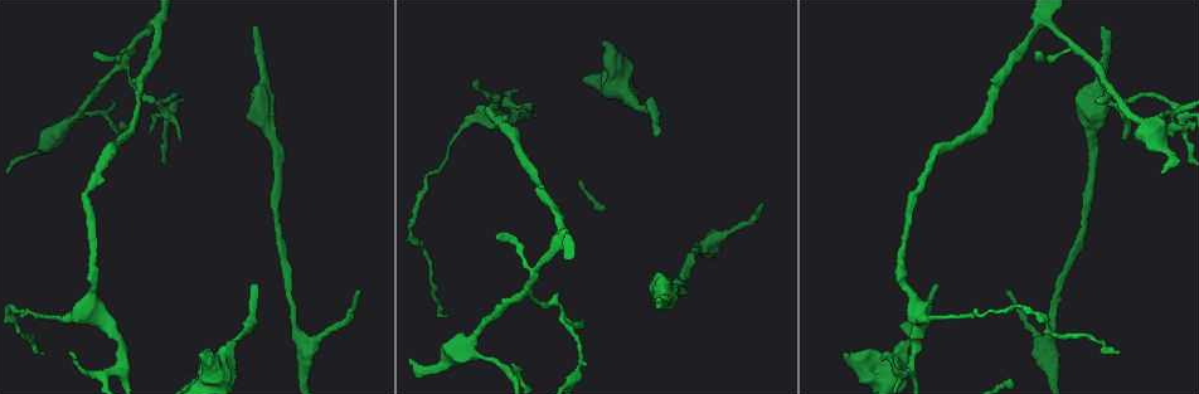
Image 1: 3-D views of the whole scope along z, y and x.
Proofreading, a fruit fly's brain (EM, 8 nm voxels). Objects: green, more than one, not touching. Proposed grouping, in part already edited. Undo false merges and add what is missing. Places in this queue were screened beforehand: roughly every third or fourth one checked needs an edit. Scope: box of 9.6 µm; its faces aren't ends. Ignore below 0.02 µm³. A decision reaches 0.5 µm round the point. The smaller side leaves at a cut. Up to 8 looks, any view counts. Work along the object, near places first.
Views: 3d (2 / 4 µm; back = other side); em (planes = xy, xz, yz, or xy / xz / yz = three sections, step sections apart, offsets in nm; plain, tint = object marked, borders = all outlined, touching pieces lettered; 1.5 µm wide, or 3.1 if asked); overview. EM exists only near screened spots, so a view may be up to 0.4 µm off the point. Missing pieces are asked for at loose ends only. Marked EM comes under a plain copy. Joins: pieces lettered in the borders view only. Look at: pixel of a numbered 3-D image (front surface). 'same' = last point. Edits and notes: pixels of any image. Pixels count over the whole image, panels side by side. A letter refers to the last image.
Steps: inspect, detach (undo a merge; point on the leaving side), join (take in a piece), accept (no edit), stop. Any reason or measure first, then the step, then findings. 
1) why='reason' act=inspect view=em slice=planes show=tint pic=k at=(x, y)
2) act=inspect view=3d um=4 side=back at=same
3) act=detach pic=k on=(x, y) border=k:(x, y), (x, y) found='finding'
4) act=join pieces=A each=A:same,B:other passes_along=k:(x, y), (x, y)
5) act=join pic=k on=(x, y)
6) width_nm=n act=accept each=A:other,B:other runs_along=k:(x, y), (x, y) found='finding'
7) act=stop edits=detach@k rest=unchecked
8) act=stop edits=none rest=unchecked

why='thin end' act=inspect view=3d um=4 pic=1 at=(653, 134)

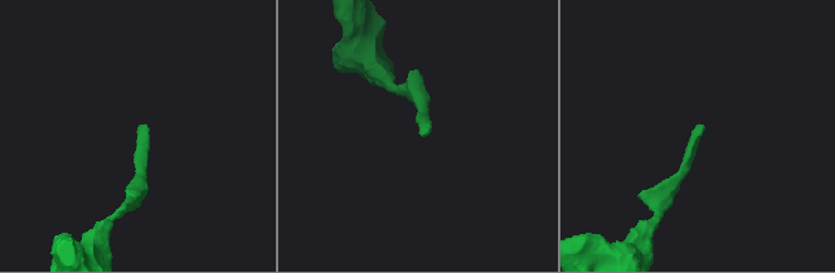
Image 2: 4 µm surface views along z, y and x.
why='now the EM' act=inspect view=em slice=planes show=tint pic=2 at=(422, 132)

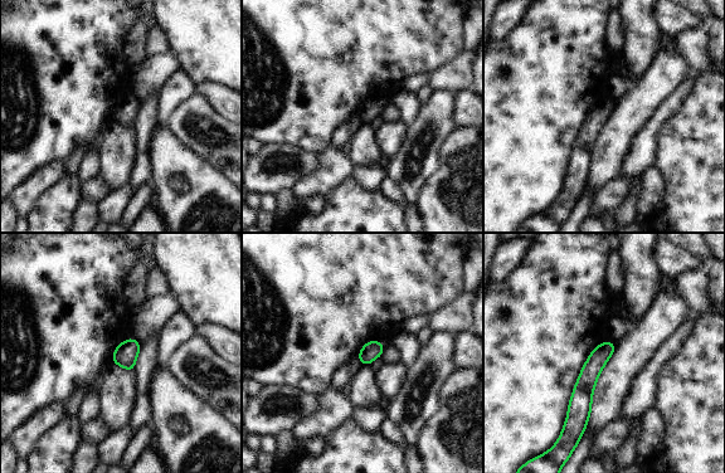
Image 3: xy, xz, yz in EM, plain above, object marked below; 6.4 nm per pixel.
why='what lies round it' act=inspect view=em slice=planes show=borders at=same

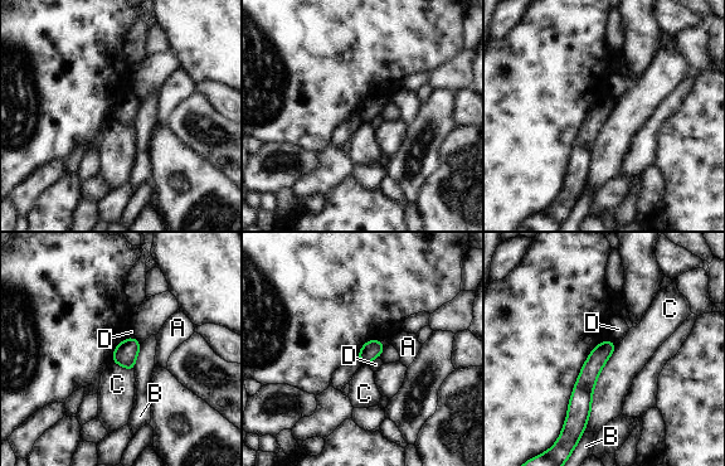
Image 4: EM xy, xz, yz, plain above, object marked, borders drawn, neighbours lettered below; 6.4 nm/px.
act=accept each=A:other,B:other,C:other,D:other runs_along=4:(608, 343), (584, 384), (578, 423) found='no lettered piece goes on from it'

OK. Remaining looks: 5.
why='branch stops here' act=inspect view=3d um=4 pic=1 at=(605, 63)

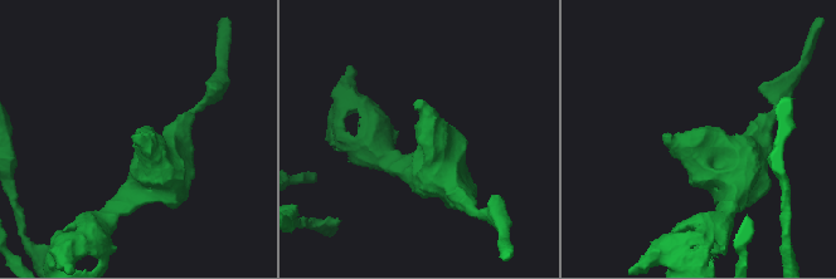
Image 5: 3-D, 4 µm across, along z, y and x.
act=inspect view=em slice=yz step=8 show=tint pic=5 at=(703, 128)

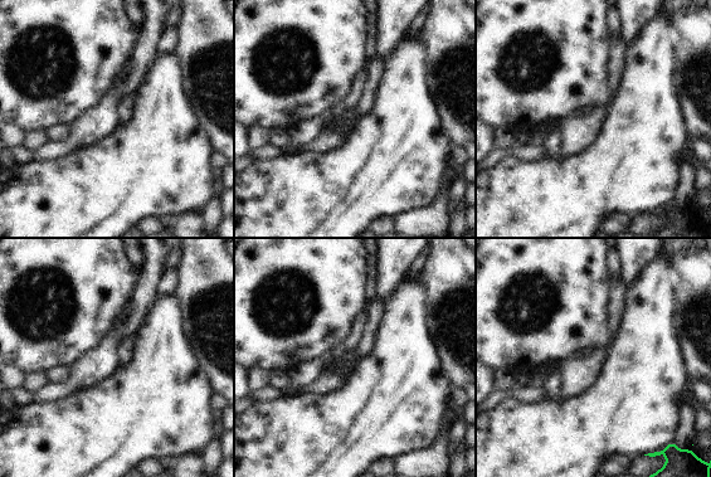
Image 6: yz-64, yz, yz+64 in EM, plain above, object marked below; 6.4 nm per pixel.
why='cut it another way' act=inspect view=em slice=planes show=borders at=same

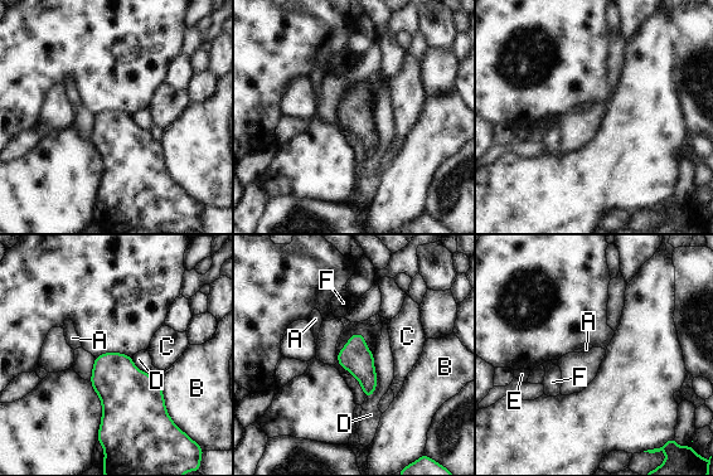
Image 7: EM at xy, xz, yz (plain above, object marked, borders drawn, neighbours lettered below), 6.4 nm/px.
act=accept each=A:other,B:other,C:other,D:other,E:other,F:other border=7:(372, 356), (376, 389), (365, 398) found='no lettered piece goes on from it'

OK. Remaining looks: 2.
act=stop edits=none rest=unchecked

